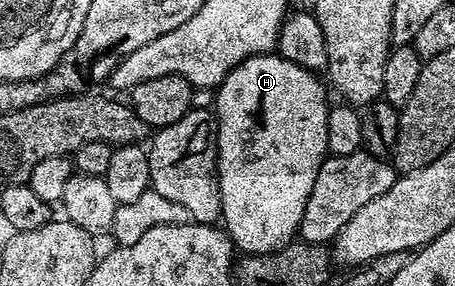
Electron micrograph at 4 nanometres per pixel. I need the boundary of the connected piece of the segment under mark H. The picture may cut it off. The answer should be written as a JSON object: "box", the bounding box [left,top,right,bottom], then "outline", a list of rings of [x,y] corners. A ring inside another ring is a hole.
{"box":[215,53,330,255],"outline":[[[279,53],[267,55],[251,55],[239,63],[222,82],[215,88],[216,107],[216,173],[220,177],[220,209],[222,212],[222,227],[228,232],[228,238],[232,240],[235,250],[244,255],[273,255],[287,247],[297,238],[302,213],[306,209],[306,201],[310,197],[310,189],[314,189],[314,181],[318,177],[318,169],[324,164],[328,155],[326,145],[326,123],[328,121],[328,108],[330,100],[324,92],[324,87],[319,83],[317,76],[311,71],[294,65],[294,61],[283,59]]]}

